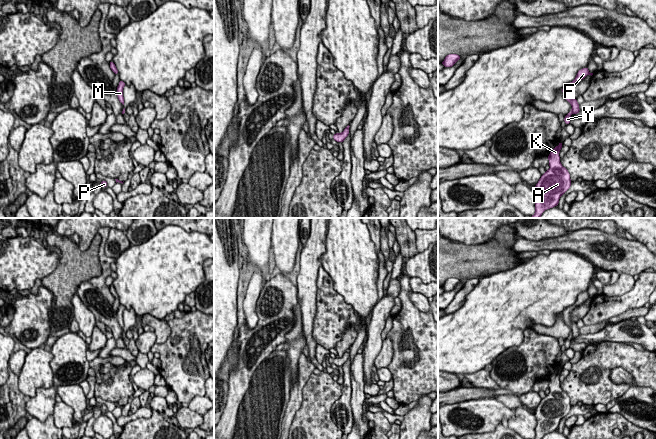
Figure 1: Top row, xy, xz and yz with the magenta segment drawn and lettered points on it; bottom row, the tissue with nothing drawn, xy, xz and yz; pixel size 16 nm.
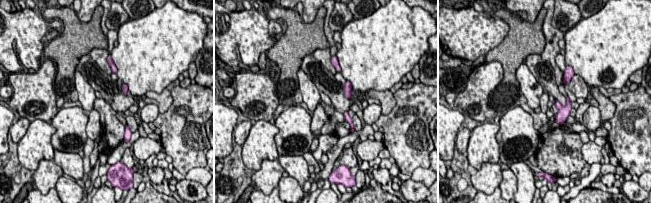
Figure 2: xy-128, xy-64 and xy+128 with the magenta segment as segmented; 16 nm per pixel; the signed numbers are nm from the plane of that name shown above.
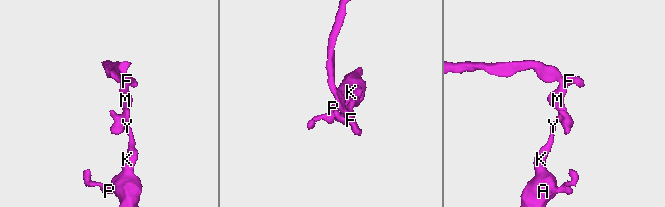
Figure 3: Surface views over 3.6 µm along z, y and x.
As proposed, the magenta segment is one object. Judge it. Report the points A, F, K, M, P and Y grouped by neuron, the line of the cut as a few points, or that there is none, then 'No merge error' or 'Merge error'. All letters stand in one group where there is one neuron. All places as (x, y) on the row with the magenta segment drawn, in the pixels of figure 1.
Groups: A K P Y / F M. Split along xy (124, 108), (122, 113). Merge error

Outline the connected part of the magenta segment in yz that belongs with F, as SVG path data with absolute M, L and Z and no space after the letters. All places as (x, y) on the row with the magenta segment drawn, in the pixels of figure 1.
M585 67L581 70L578 71L577 75L576 75L576 78L566 84L563 88L562 88L562 92L563 92L563 95L564 95L564 98L572 105L572 113L574 114L577 114L580 112L580 109L579 109L579 104L577 103L577 99L576 98L572 98L571 97L571 88L576 84L578 83L579 81L581 81L582 79L584 79L587 75L593 75L593 73L590 73L588 68Z

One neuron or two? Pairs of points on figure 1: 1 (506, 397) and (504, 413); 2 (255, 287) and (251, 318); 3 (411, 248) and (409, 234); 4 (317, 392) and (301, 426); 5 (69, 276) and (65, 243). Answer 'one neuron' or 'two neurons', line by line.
1: two neurons
2: one neuron
3: one neuron
4: one neuron
5: one neuron

